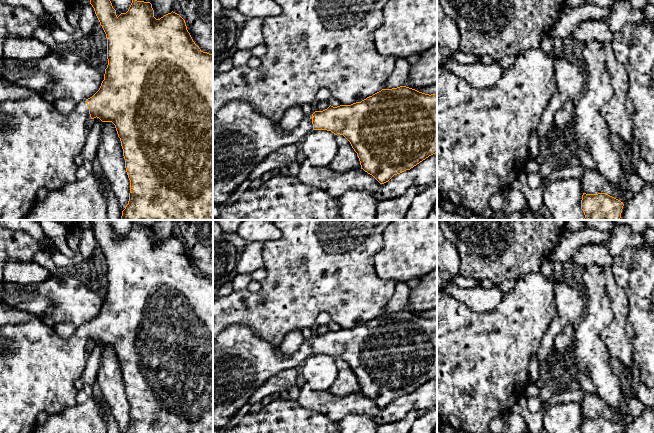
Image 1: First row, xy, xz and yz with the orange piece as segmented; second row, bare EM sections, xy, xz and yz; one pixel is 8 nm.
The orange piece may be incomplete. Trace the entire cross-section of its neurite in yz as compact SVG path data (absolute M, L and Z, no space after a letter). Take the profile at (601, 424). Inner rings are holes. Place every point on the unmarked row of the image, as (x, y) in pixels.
M606 417L582 419L581 433L623 433L623 430L623 426Z

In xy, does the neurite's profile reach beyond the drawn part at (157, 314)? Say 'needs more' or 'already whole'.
needs more

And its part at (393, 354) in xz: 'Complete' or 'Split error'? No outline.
Split error

